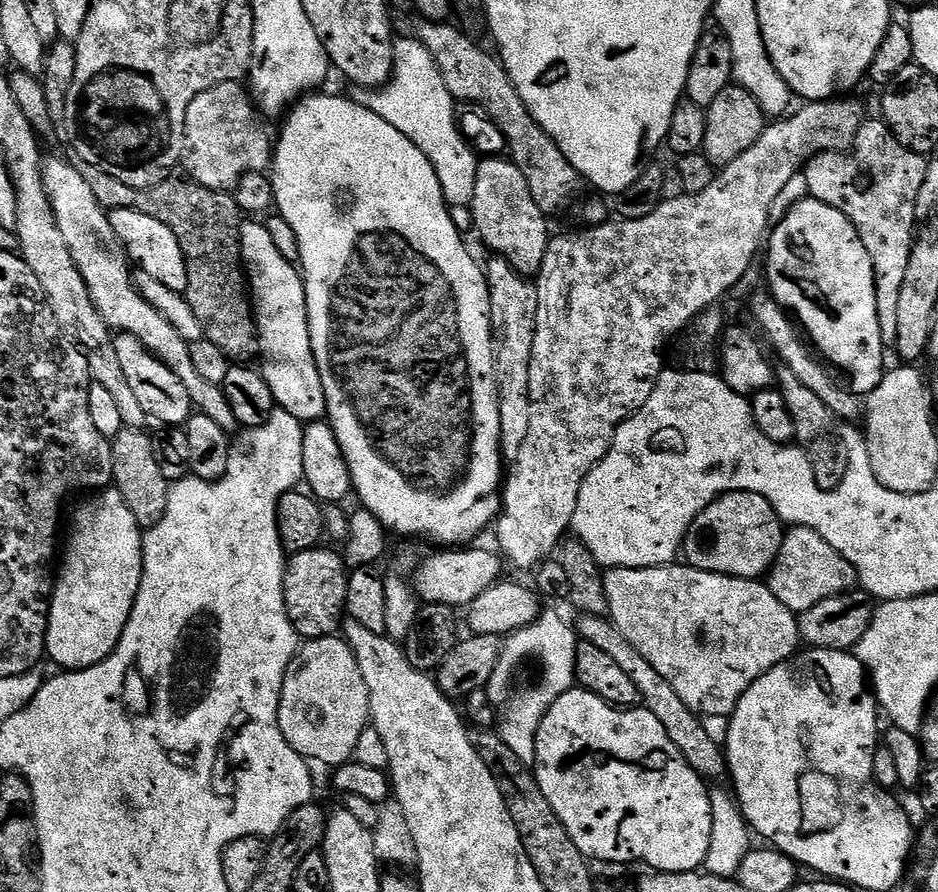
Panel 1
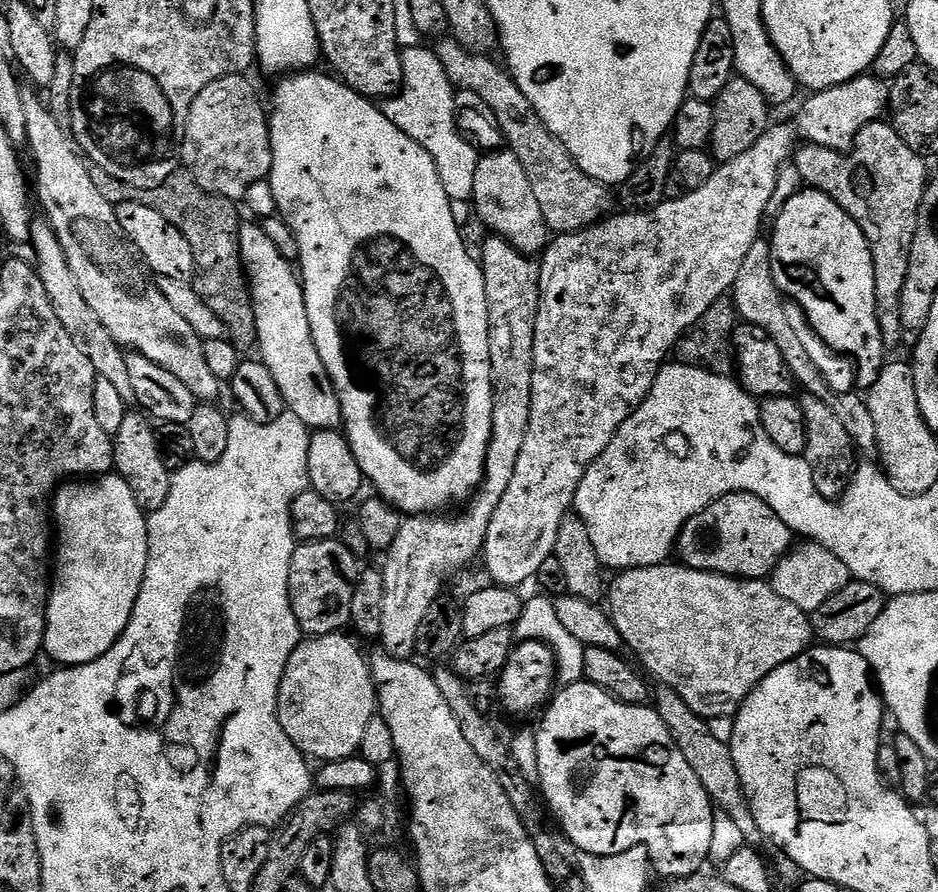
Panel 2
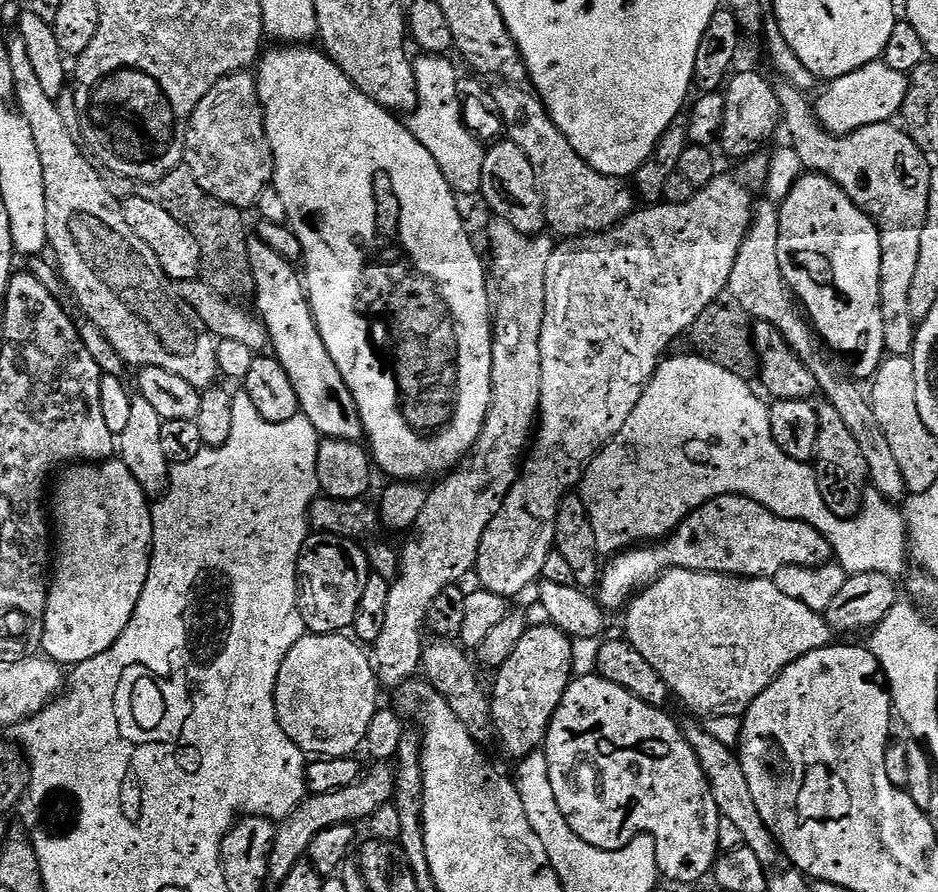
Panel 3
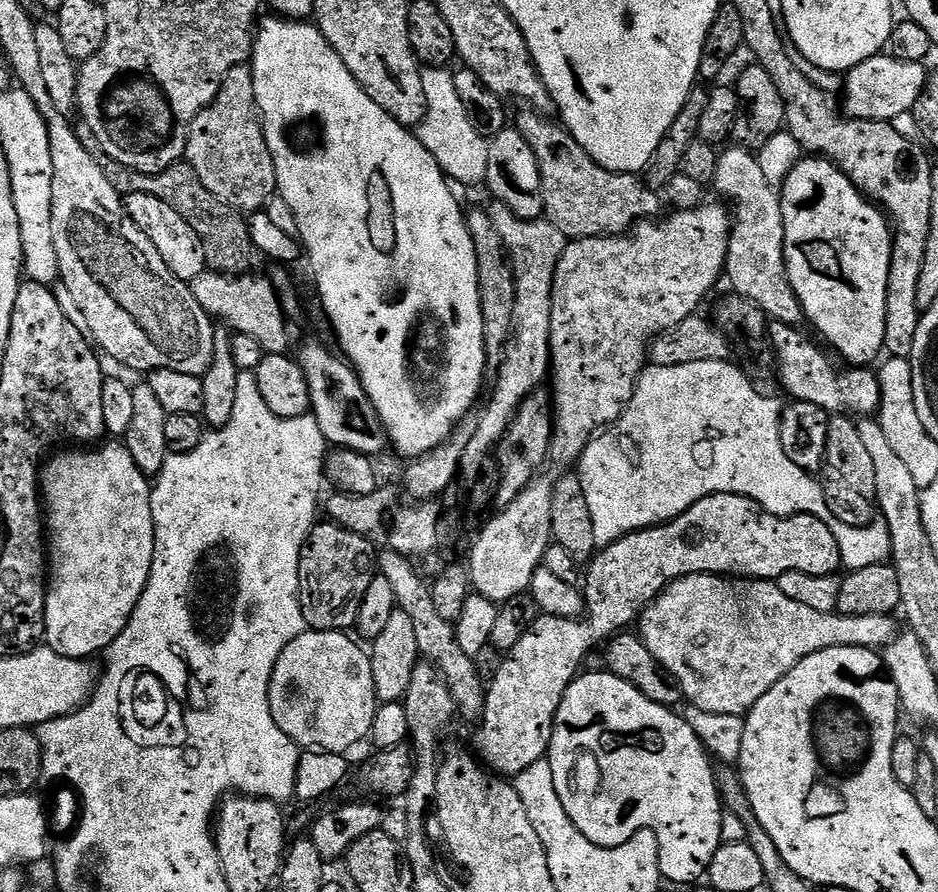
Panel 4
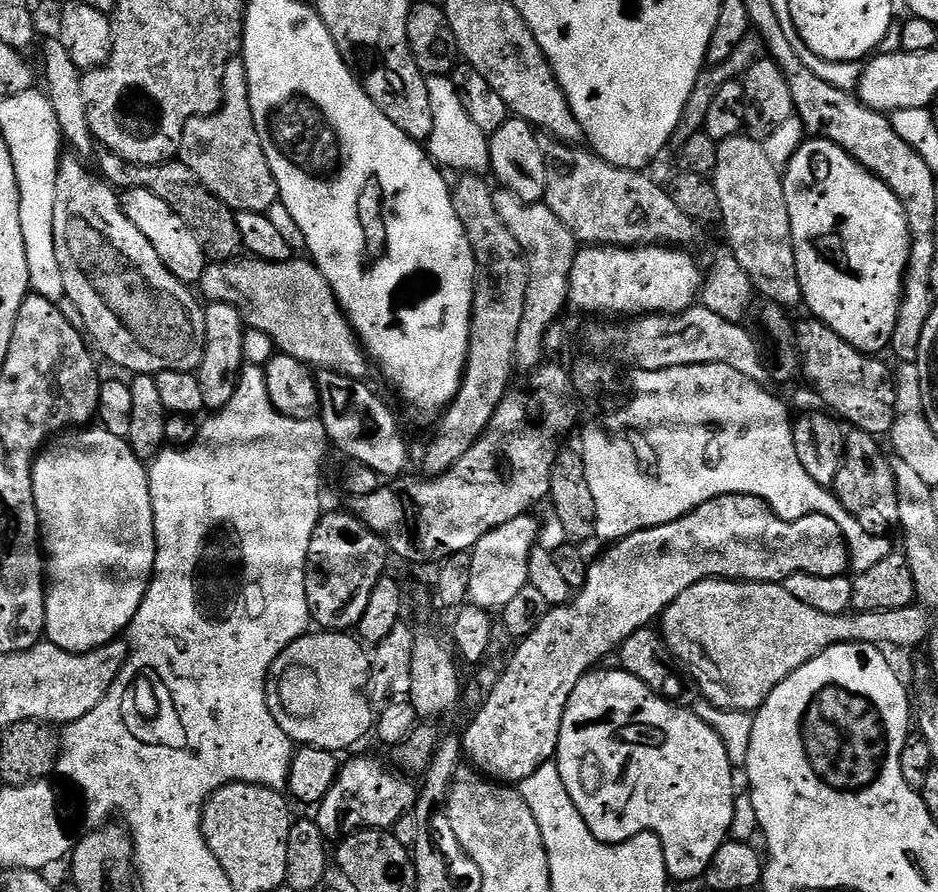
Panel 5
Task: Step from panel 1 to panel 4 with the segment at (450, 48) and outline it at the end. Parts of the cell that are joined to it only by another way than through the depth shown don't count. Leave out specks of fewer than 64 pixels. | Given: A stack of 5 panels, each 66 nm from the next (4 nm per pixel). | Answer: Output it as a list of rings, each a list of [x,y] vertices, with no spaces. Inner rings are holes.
[[[531,111],[522,113],[514,121],[514,127],[526,142],[530,142],[530,150],[534,150],[534,158],[538,158],[544,216],[555,228],[562,230],[566,238],[581,240],[587,236],[621,236],[633,224],[661,215],[661,197],[639,175],[611,172],[598,166],[598,162],[578,146],[567,128],[555,119],[543,120],[539,111]]]

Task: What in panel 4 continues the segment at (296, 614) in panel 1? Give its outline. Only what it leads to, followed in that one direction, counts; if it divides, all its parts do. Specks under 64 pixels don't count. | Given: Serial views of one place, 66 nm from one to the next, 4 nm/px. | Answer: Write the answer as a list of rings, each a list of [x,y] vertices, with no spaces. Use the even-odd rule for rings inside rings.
[[[320,522],[313,527],[300,555],[300,605],[309,629],[317,632],[355,629],[358,606],[362,606],[366,589],[378,575],[377,555],[375,544],[342,526]]]

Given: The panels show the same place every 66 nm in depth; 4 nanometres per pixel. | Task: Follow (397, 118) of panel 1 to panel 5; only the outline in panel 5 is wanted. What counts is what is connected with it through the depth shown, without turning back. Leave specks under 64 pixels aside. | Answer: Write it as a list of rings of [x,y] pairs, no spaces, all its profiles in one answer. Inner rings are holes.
[[[451,75],[429,76],[428,93],[430,94],[430,110],[432,111],[432,129],[426,141],[426,151],[433,161],[441,169],[453,168],[456,174],[484,174],[490,168],[490,150],[488,149],[489,133],[480,129],[481,121],[469,113],[468,107],[464,105],[464,98],[461,89],[456,88]]]

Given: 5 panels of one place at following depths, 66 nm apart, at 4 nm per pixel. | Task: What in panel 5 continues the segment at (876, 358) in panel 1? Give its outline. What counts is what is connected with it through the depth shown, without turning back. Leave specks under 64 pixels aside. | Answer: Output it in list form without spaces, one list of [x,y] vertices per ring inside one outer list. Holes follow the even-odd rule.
[[[808,138],[803,141],[800,148],[788,165],[783,169],[782,179],[784,182],[784,193],[786,194],[786,210],[790,214],[790,234],[794,246],[794,262],[796,273],[800,283],[800,294],[803,303],[808,303],[808,308],[813,317],[821,320],[834,334],[841,336],[850,346],[854,346],[859,352],[865,354],[880,354],[880,351],[887,349],[892,343],[894,326],[896,325],[897,312],[900,309],[900,293],[903,291],[904,267],[908,261],[908,219],[904,213],[904,207],[899,198],[880,181],[868,168],[862,167],[849,152],[842,146],[838,146],[827,138]]]

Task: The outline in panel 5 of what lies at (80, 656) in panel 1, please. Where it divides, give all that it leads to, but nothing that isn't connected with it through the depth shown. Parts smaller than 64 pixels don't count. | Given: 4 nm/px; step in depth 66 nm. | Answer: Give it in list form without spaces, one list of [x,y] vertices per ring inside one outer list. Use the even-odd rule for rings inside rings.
[[[84,426],[79,430],[57,435],[51,443],[39,449],[37,458],[32,463],[32,489],[34,490],[34,506],[40,515],[42,551],[46,557],[44,631],[47,643],[67,652],[93,652],[95,648],[113,643],[119,637],[116,635],[119,632],[121,635],[132,623],[134,614],[138,614],[138,606],[142,606],[142,598],[146,594],[148,583],[152,580],[152,571],[156,561],[156,531],[154,530],[154,510],[150,502],[148,469],[145,461],[137,458],[136,451],[125,437],[110,434],[102,426]]]

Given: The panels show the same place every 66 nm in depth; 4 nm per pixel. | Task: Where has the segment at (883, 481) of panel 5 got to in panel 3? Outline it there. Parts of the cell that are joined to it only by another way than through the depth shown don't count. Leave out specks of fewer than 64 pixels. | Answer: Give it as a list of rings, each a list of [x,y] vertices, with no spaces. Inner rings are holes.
[[[824,402],[817,407],[816,413],[818,414],[818,446],[814,457],[814,471],[818,490],[826,506],[835,516],[851,520],[860,512],[861,500],[869,483],[868,463],[866,458],[862,458],[862,449],[858,446],[854,434],[850,434],[846,422],[842,422],[838,410],[834,410]]]

